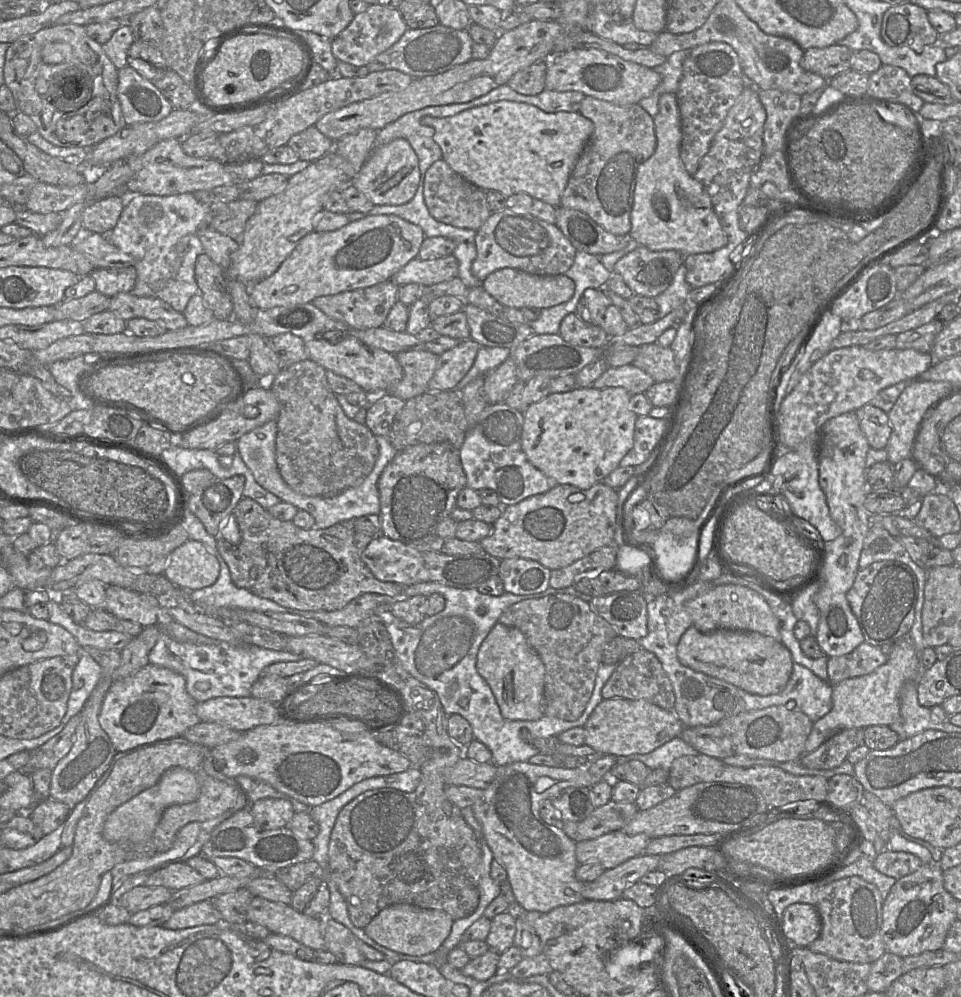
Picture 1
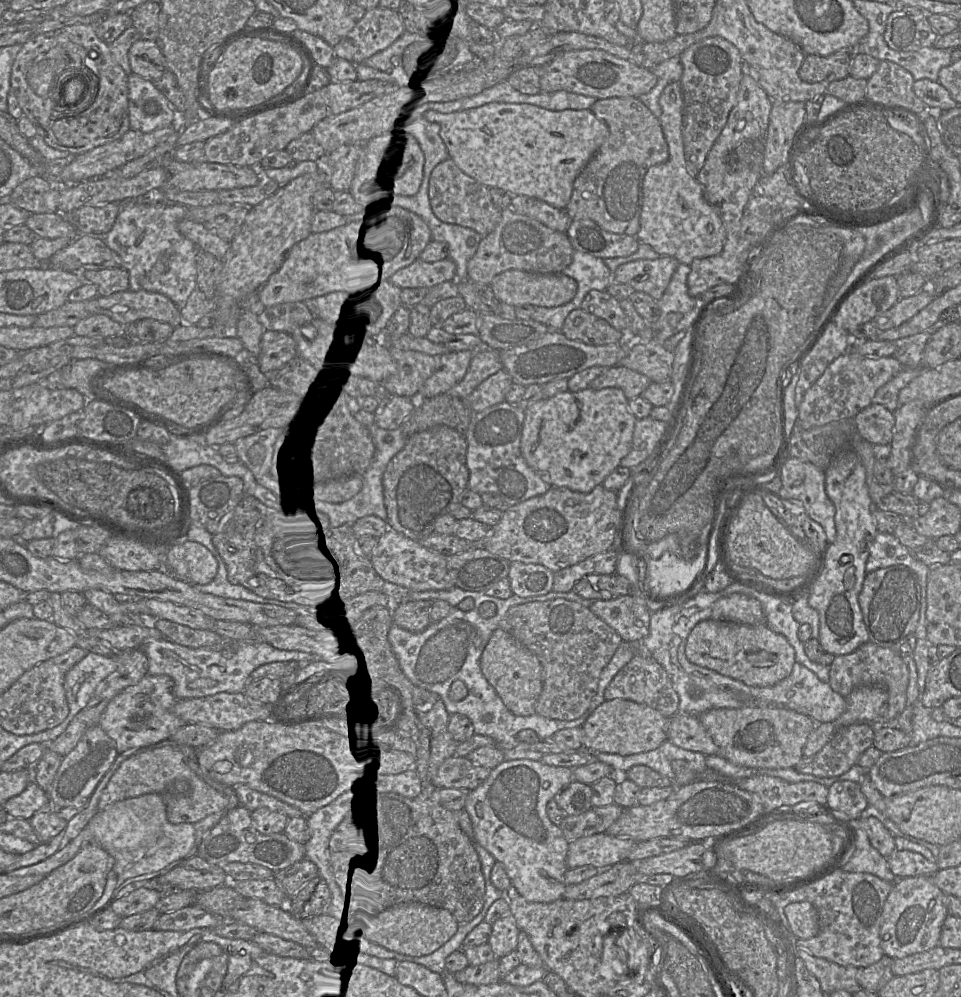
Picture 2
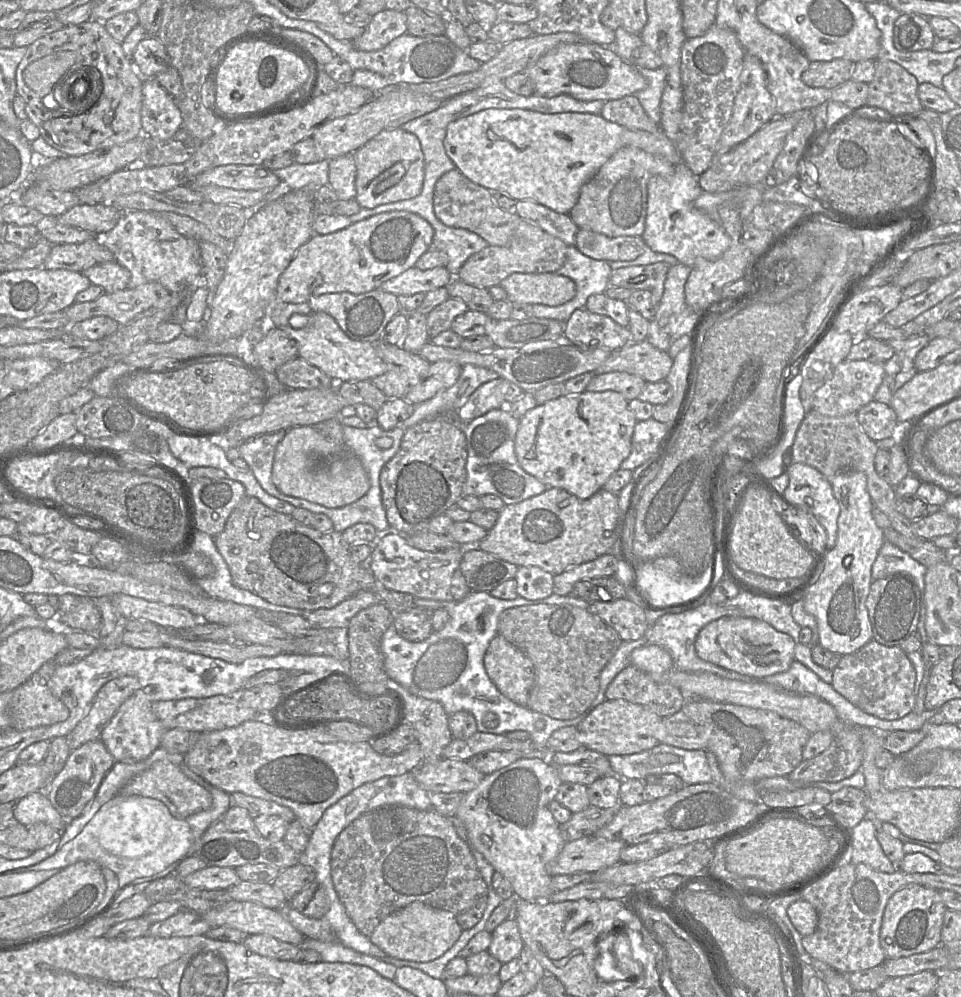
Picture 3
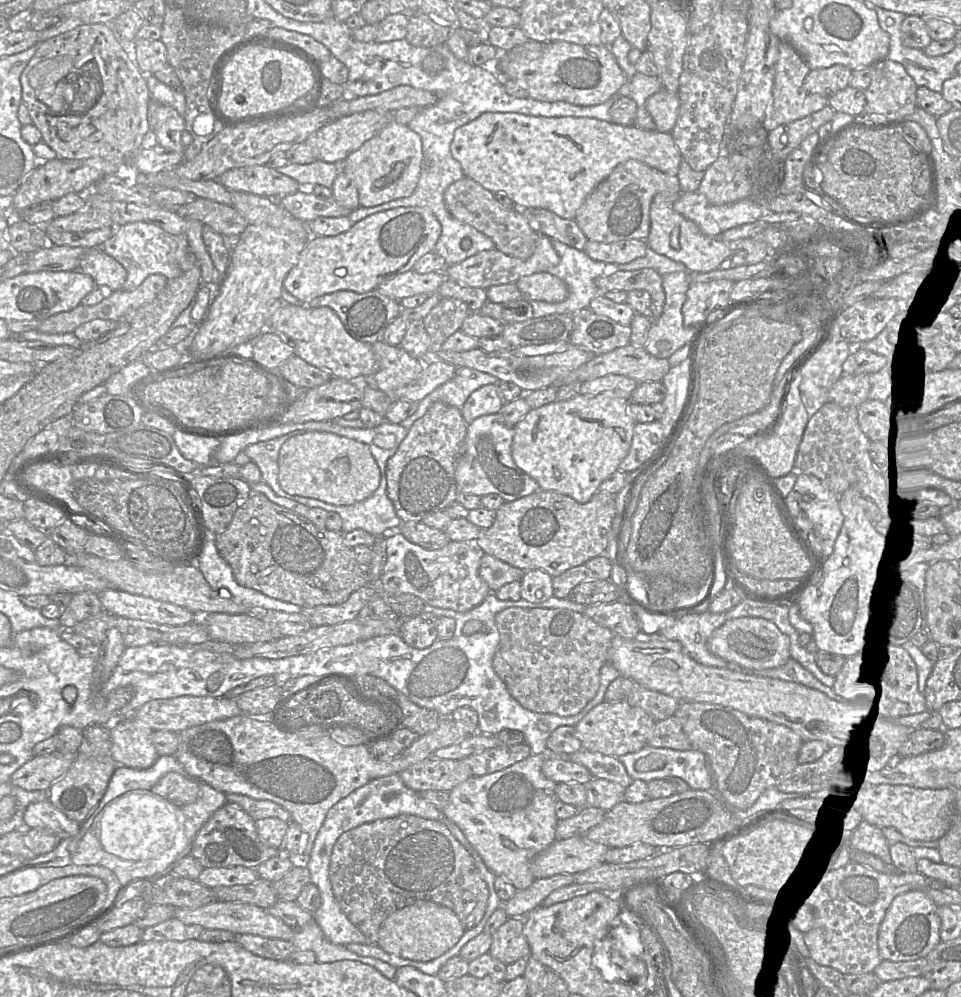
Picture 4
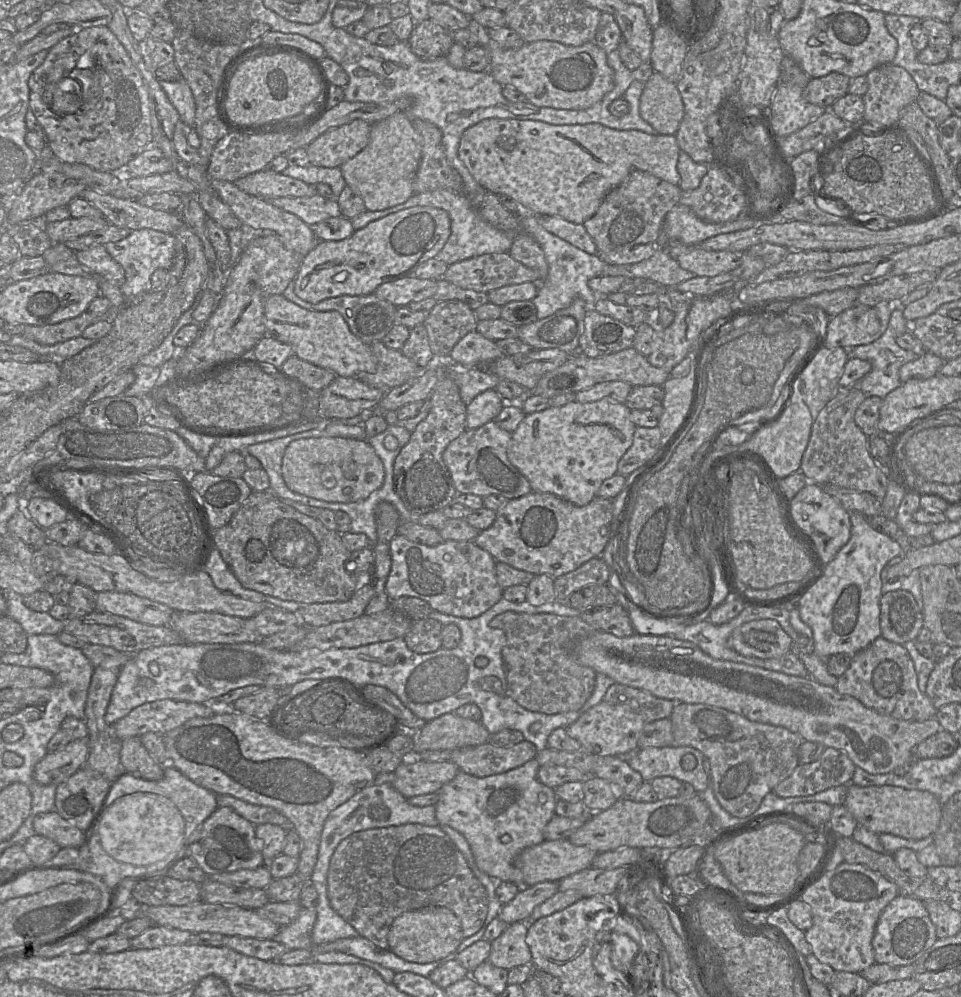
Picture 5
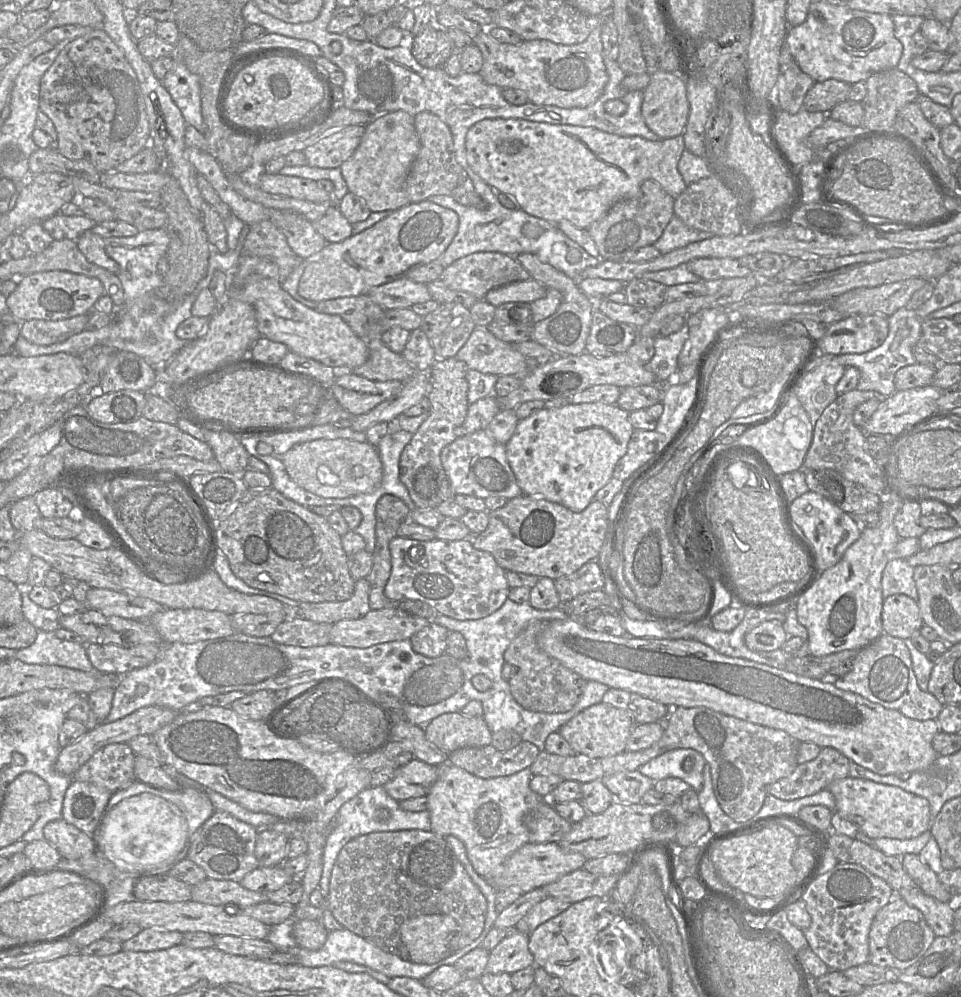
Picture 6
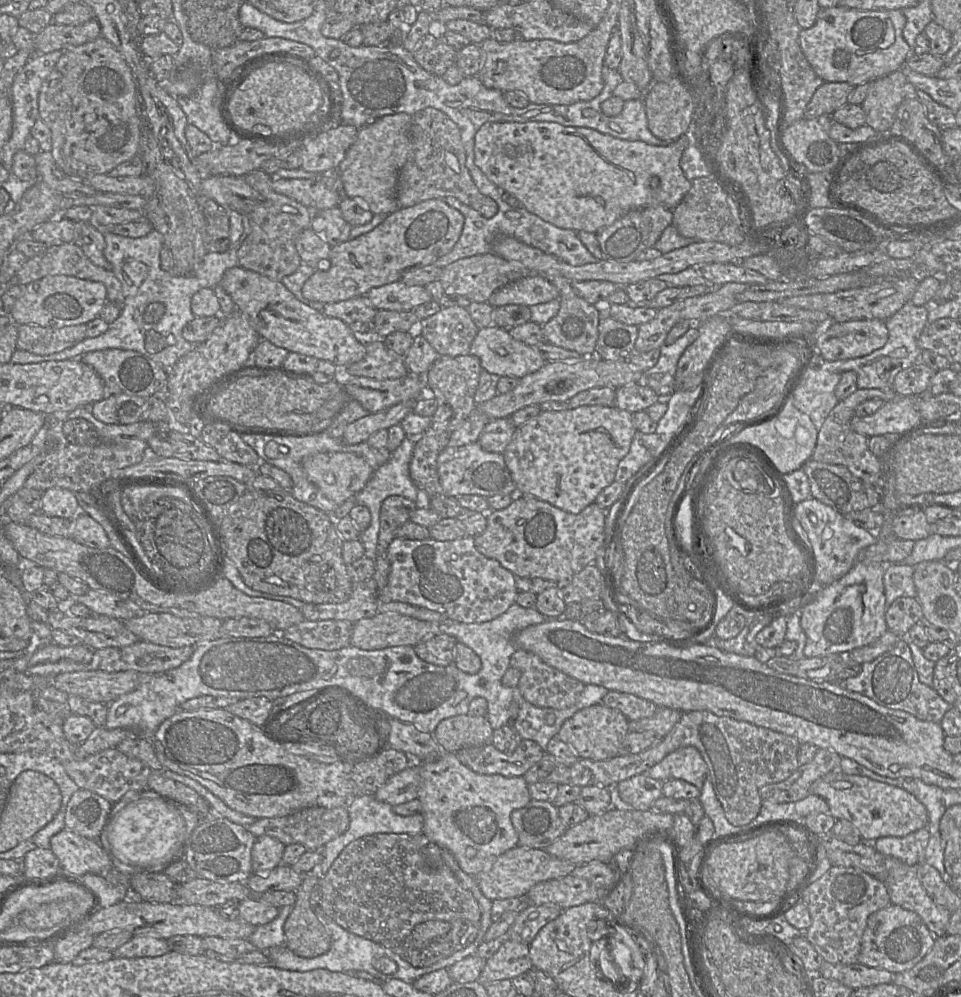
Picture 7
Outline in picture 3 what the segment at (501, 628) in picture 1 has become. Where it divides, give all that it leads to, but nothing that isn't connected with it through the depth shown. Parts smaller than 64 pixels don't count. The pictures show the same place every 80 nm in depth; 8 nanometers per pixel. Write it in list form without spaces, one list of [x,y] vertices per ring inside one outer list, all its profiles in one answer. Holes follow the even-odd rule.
[[[497,634],[489,644],[483,663],[489,678],[505,697],[528,706],[534,687],[534,666],[519,648]]]

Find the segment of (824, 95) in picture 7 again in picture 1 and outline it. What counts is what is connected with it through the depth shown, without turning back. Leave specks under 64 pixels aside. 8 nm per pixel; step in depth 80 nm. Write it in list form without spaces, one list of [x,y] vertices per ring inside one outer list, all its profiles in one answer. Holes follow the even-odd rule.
[[[833,44],[825,48],[804,50],[801,67],[808,72],[831,80],[838,74],[851,68],[853,52],[846,46]]]

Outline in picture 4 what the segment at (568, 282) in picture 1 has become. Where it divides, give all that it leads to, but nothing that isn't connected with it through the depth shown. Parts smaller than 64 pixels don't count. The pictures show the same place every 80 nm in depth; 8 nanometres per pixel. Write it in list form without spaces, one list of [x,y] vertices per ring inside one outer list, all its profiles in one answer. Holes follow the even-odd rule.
[[[548,272],[524,276],[515,282],[522,298],[547,303],[562,302],[568,297],[569,288],[560,278]]]

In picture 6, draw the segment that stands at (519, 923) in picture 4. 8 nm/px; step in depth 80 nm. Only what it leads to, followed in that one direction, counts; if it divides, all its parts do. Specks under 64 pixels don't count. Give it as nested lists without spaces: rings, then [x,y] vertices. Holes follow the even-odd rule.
[[[510,930],[508,935],[489,952],[485,972],[512,974],[527,967],[534,967],[534,957],[529,951],[529,935]]]

